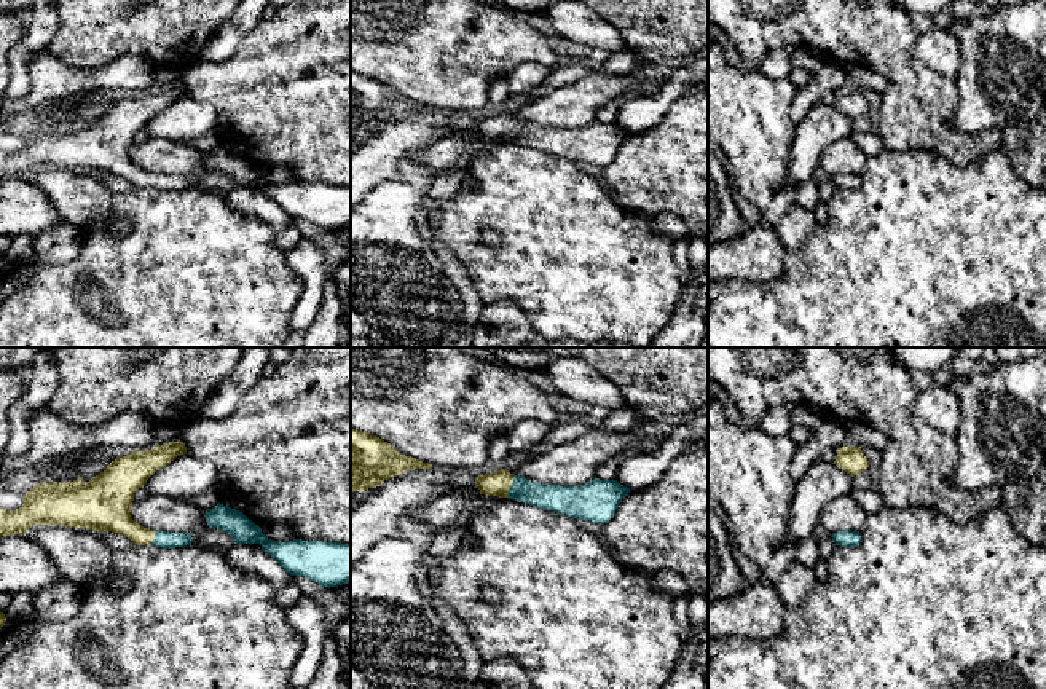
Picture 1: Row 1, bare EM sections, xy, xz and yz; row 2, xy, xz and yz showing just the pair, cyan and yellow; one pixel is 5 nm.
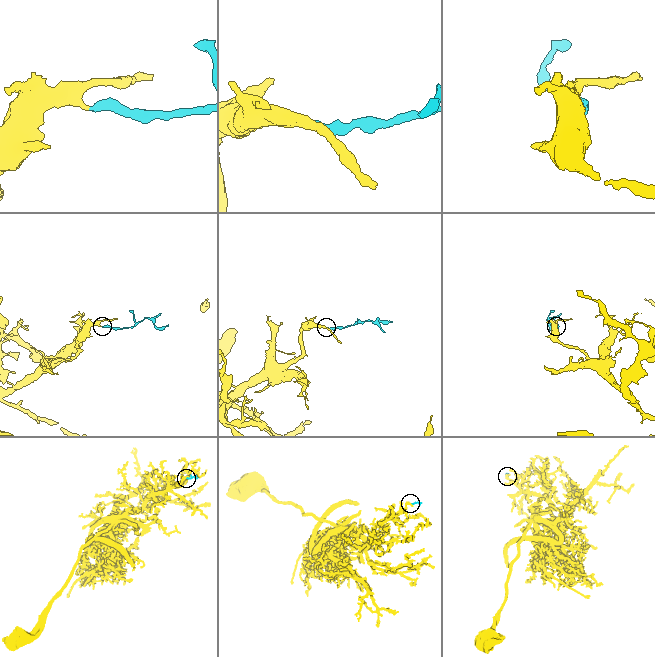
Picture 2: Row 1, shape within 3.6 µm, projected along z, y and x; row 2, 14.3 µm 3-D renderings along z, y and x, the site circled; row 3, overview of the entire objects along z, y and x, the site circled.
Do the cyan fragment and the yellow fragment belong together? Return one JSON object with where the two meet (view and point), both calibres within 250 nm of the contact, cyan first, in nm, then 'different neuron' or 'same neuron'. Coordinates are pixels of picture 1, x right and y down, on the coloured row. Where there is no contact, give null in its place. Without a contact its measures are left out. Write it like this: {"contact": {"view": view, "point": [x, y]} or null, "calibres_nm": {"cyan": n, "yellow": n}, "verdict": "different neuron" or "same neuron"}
{"contact": {"view": "xz", "point": [511, 487]}, "calibres_nm": {"cyan": 140, "yellow": 130}, "verdict": "same neuron"}

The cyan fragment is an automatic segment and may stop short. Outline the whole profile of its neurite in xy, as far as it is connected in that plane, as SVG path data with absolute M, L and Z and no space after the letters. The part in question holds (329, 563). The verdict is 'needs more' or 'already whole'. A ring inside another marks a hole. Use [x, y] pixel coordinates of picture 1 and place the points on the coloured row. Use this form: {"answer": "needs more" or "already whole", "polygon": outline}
{"answer": "already whole", "polygon": "M220 502L206 510L206 523L228 533L234 544L260 544L290 576L303 576L328 589L351 582L351 544L271 541L242 512Z"}

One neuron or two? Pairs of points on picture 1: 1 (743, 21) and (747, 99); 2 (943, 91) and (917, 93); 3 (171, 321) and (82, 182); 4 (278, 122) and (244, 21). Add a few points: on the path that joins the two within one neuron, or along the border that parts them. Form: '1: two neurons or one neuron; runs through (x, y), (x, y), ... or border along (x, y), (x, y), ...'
1: two neurons; border along (729, 48), (740, 62), (755, 69)
2: one neuron; runs through (936, 93), (924, 93)
3: two neurons; border along (115, 195), (110, 212), (82, 232)
4: two neurons; border along (262, 16), (225, 61)

